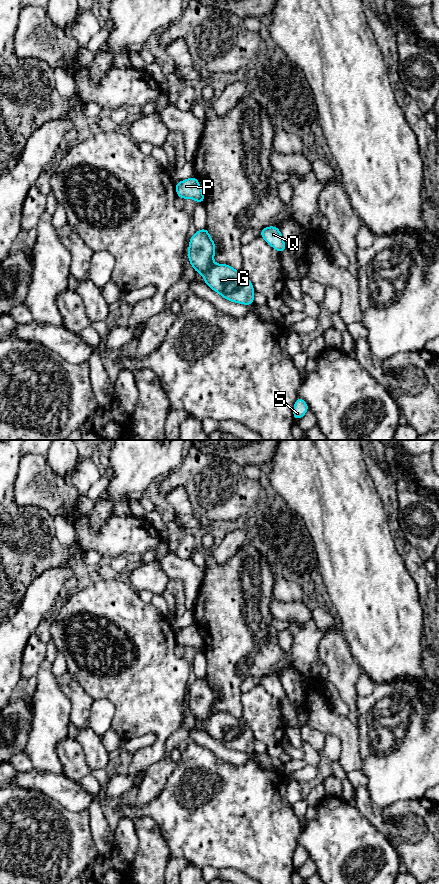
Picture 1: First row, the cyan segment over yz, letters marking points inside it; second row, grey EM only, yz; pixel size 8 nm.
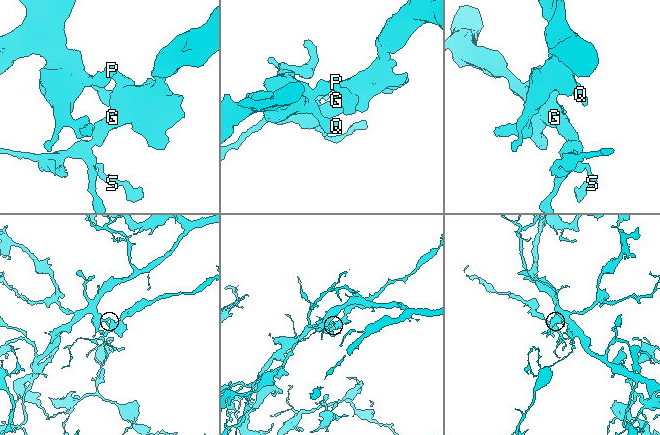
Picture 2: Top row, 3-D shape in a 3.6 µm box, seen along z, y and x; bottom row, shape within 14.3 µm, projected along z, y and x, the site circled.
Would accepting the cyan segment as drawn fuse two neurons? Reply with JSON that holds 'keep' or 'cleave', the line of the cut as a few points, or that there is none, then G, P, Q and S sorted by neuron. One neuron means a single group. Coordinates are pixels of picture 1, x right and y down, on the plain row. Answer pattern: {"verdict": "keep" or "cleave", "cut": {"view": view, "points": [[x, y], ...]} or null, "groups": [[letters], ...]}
{"verdict": "cleave", "cut": {"view": "yz", "points": [[203, 646], [200, 650]]}, "groups": [["G", "S"], ["P", "Q"]]}

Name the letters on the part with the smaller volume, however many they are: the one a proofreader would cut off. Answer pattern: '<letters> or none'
G, S

